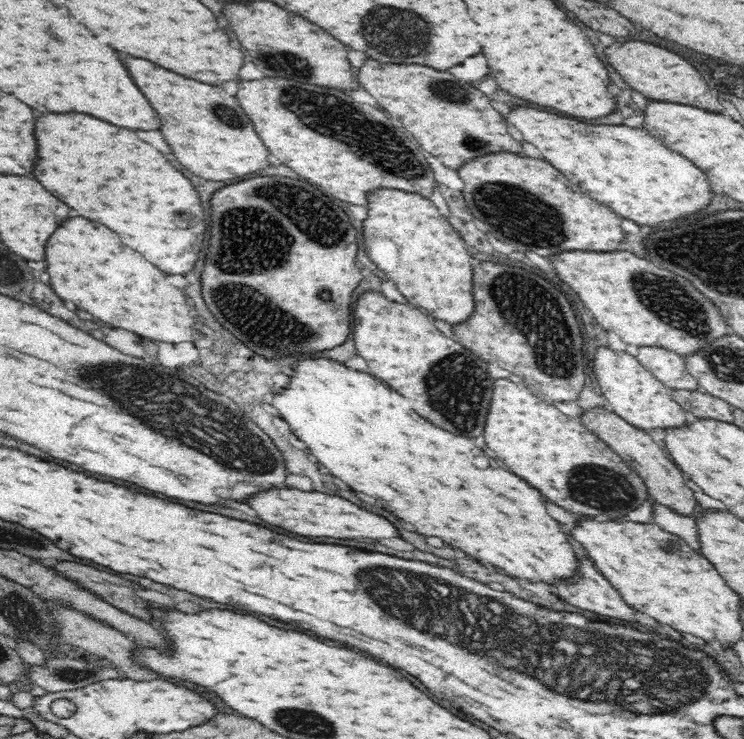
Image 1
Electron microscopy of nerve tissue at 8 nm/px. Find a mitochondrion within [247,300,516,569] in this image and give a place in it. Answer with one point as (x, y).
(456, 388)

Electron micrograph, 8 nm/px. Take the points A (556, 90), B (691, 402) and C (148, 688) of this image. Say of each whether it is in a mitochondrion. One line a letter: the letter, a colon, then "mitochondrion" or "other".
A: other
B: other
C: other

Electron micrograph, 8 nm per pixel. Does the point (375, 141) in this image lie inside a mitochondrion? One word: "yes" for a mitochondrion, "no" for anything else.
yes

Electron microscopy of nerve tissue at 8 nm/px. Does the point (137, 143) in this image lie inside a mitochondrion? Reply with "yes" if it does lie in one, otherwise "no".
no

